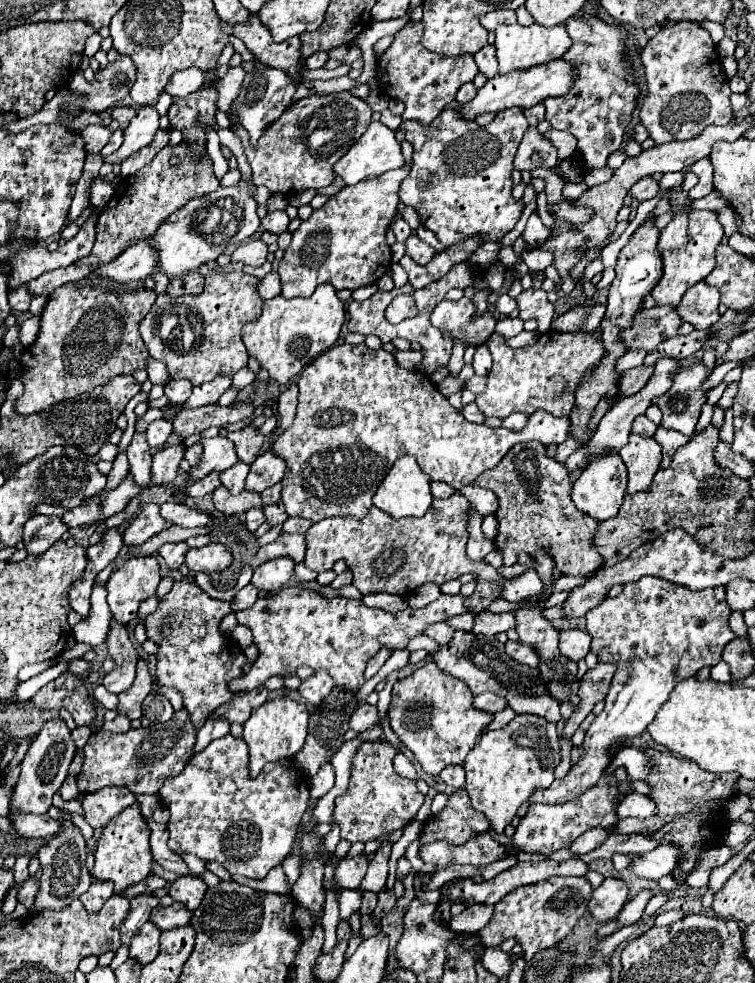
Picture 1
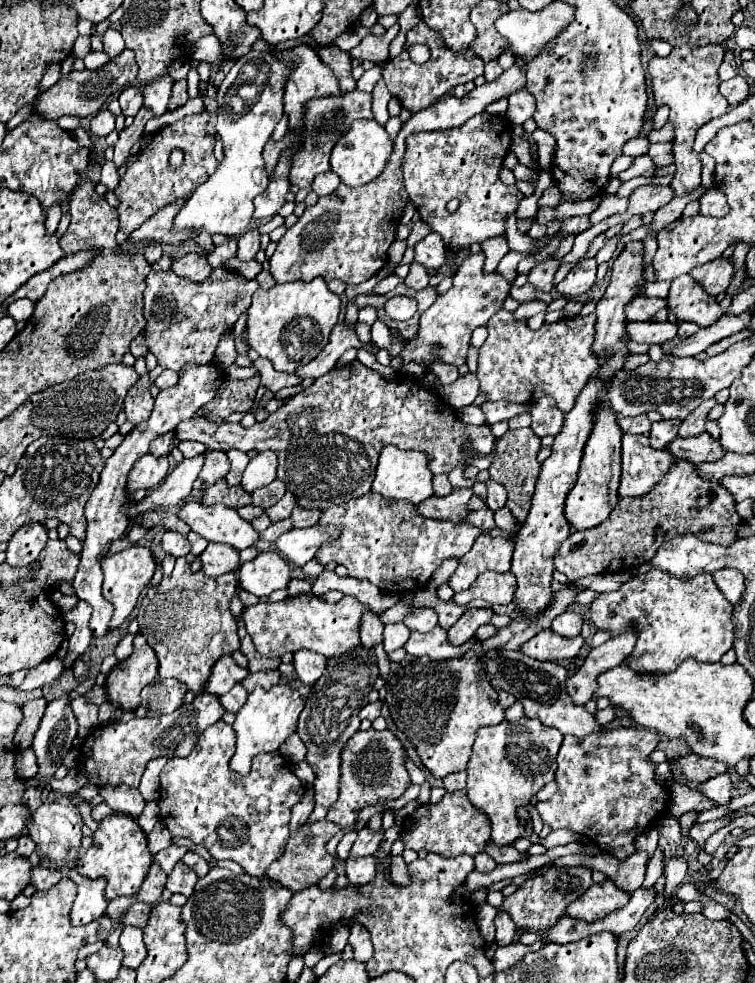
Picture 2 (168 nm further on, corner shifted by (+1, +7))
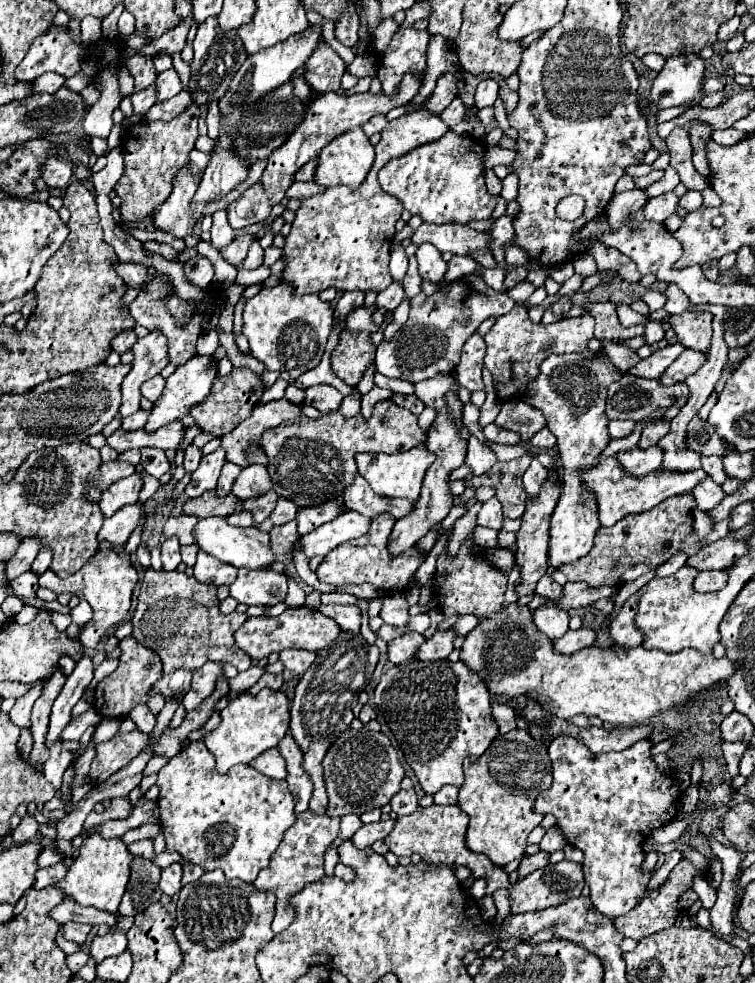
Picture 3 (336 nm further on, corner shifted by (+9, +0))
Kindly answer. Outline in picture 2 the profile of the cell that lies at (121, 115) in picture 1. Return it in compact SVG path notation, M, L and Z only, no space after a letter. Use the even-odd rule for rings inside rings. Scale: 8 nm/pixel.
M127 87L119 95L119 103L121 103L123 115L135 117L137 111L141 109L141 105L143 105L143 93L141 93L141 89L139 87Z

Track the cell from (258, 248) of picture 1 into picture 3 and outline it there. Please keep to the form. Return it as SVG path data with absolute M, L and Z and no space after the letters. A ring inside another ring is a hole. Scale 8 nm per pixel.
M237 234L237 236L235 236L235 240L233 240L229 246L221 248L223 258L225 258L229 264L239 266L239 264L245 260L247 250L249 250L249 246L251 246L251 242L253 242L253 240L255 240L255 238L253 238L253 236L249 236L249 234Z

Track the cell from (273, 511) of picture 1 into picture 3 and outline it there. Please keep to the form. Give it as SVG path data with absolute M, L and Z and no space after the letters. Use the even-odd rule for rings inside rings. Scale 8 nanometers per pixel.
M279 498L275 510L271 512L269 518L279 526L279 524L291 522L295 518L295 514L297 514L297 506L291 500L287 500L287 498Z

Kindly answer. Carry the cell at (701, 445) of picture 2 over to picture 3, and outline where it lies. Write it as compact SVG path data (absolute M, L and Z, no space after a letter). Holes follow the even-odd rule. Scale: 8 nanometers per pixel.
M653 446L649 450L633 448L633 450L619 452L617 460L627 470L627 474L645 476L645 474L649 474L649 472L653 472L653 470L657 470L661 466L661 462L663 462L663 450L659 446Z

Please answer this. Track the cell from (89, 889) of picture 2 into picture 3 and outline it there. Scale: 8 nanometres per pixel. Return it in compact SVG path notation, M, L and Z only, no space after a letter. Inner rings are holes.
M67 922L63 926L63 936L75 944L83 944L87 940L87 934L89 934L91 926L89 924L77 924L77 922Z

